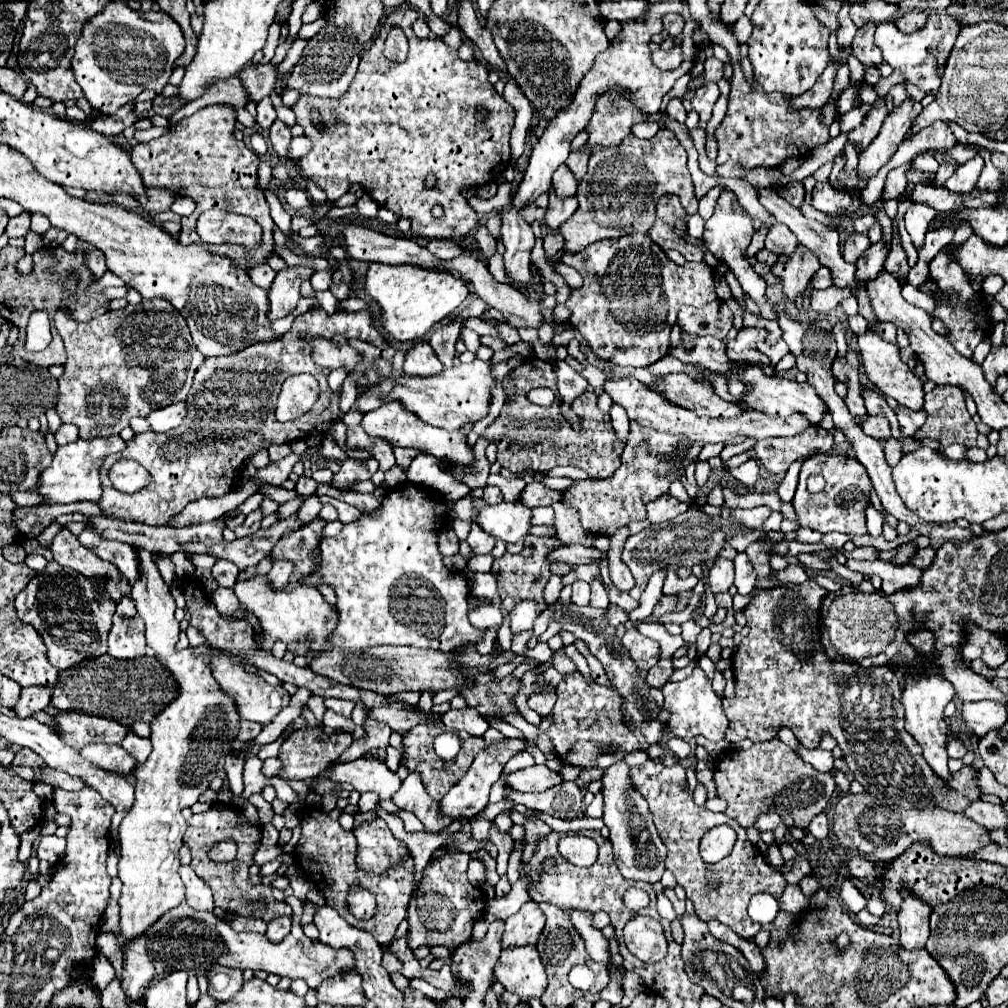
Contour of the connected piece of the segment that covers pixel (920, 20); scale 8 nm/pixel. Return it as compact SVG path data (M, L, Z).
M908 11L904 15L900 15L896 19L896 27L902 31L902 33L912 33L912 31L918 31L924 27L924 21L928 19L928 13L926 11Z

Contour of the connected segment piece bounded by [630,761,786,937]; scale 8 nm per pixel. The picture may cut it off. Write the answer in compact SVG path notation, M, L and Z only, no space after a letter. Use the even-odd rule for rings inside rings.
M646 761L644 765L630 769L630 779L636 791L640 791L640 795L648 801L654 825L668 849L666 869L672 871L676 881L684 887L686 897L694 903L696 915L700 915L700 919L704 921L718 919L720 923L732 927L740 937L754 937L760 931L760 923L754 923L748 917L748 901L756 893L768 893L778 899L786 887L786 879L764 863L764 857L754 849L754 845L746 837L746 831L734 819L728 819L728 815L724 813L712 813L694 803L692 793L684 785L686 769L680 763L666 767L654 761ZM720 823L730 823L738 833L734 855L730 855L730 871L726 873L716 871L716 865L704 863L698 853L702 835L708 831L708 827L716 827Z

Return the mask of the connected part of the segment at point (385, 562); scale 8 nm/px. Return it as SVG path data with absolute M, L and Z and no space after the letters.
M414 483L400 485L386 493L382 507L376 517L362 515L358 521L352 521L342 527L336 537L322 539L322 569L302 579L304 585L318 585L320 579L330 583L338 597L338 625L332 631L332 647L350 649L368 649L376 645L412 645L420 649L434 651L454 651L468 643L476 643L480 655L488 655L496 641L498 631L476 629L468 621L468 581L460 571L450 571L442 563L438 551L438 529L444 525L444 519L436 517L436 499L430 489L418 487Z

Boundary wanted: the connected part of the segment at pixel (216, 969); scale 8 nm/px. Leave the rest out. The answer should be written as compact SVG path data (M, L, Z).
M214 965L208 971L208 975L210 975L208 993L218 1003L230 1001L240 991L240 987L242 987L242 971L240 969L230 969L230 967Z

